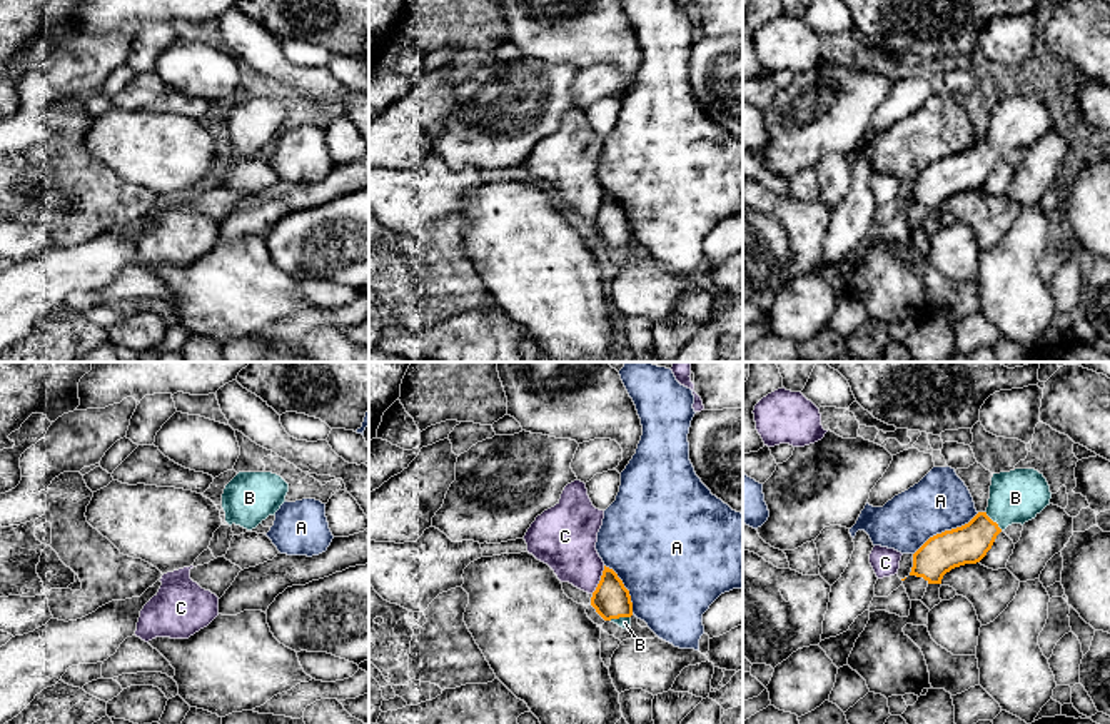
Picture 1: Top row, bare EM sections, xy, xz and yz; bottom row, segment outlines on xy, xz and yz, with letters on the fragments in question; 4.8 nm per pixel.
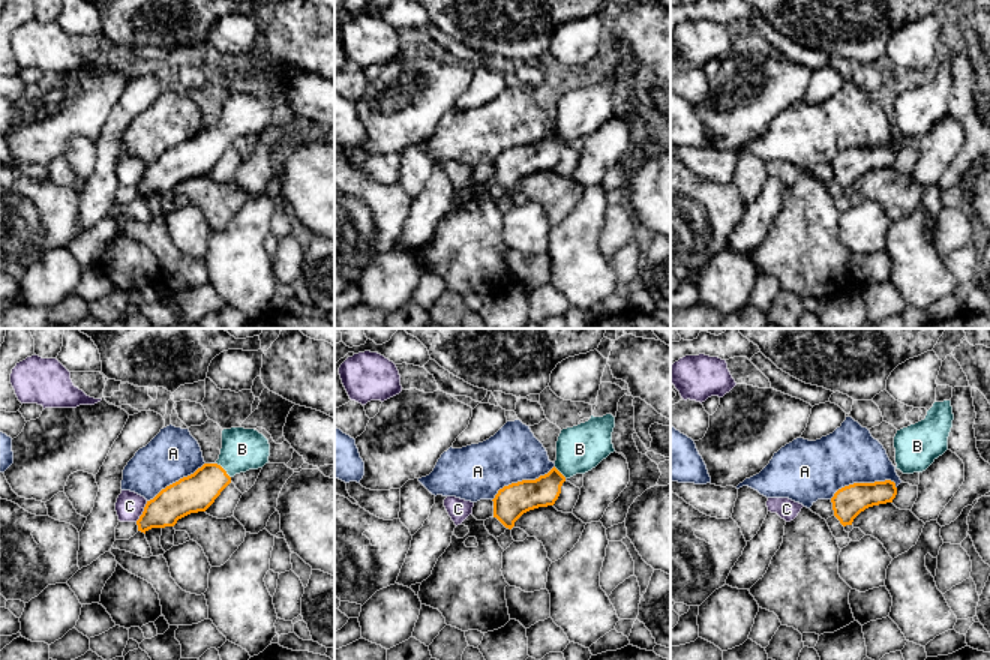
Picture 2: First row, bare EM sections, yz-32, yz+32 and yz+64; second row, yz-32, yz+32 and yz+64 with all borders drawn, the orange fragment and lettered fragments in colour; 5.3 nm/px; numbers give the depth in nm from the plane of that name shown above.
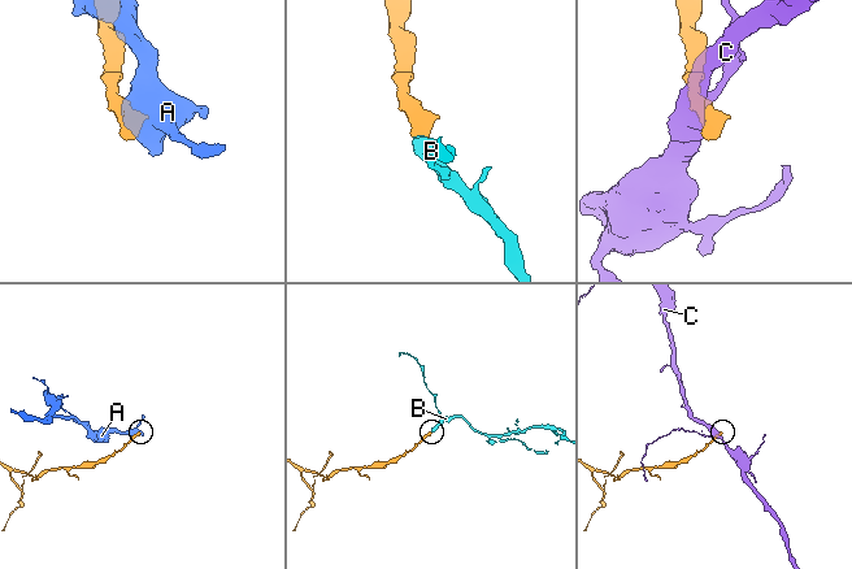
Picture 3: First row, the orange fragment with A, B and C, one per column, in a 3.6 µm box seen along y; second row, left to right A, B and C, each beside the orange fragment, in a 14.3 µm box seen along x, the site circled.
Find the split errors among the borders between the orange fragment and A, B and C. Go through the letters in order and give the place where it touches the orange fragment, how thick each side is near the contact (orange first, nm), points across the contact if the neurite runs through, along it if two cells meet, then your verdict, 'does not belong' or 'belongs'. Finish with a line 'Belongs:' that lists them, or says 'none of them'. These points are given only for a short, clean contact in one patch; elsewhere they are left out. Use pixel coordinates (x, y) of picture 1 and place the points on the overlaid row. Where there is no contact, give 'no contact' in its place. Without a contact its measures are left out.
A: meets orange in yz at (945, 531); 190 nm thick on the orange side, 280 nm on the other; does not belong
B: meets orange in yz at (992, 521); 190 nm thick on the orange side, 260 nm on the other; runs through yz (968, 544), (992, 521), (1015, 497); belongs
C: meets orange in xz at (601, 579); 180 nm thick on the orange side, 280 nm on the other; border along xz (605, 566), (600, 583), (591, 593); does not belong
Belongs: B

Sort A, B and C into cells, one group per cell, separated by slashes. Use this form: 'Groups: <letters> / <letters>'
Groups: A / B / C

